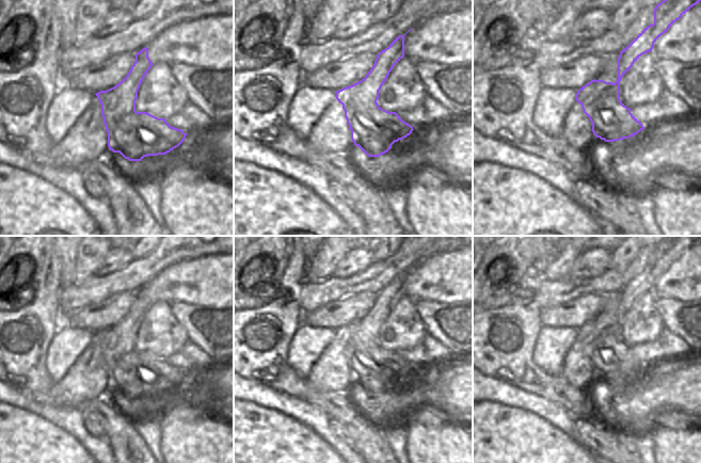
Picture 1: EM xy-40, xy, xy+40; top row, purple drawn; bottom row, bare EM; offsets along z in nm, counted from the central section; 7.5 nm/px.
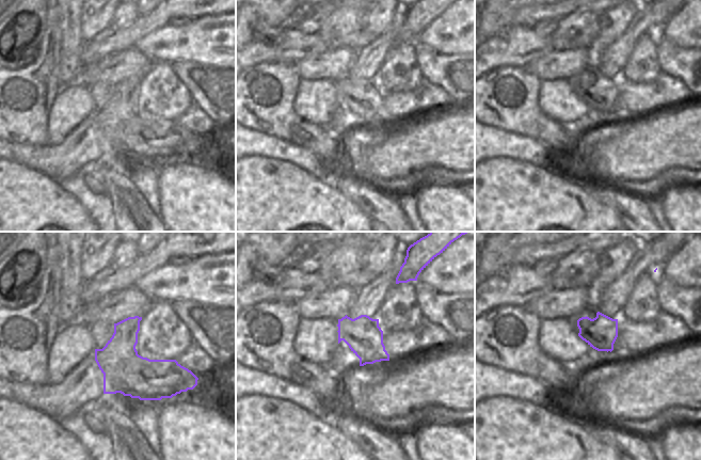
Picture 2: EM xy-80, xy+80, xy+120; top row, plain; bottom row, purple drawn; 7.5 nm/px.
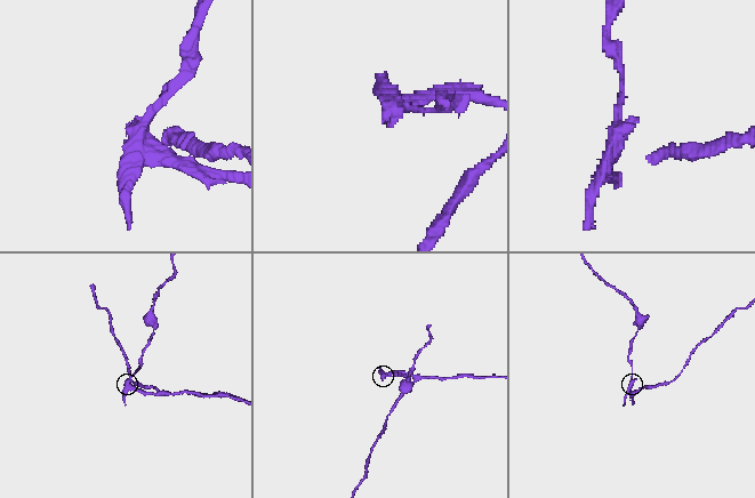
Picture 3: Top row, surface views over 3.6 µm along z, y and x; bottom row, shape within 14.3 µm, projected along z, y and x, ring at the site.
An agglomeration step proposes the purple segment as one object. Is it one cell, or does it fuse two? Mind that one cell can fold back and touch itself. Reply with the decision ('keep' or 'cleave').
cleave

